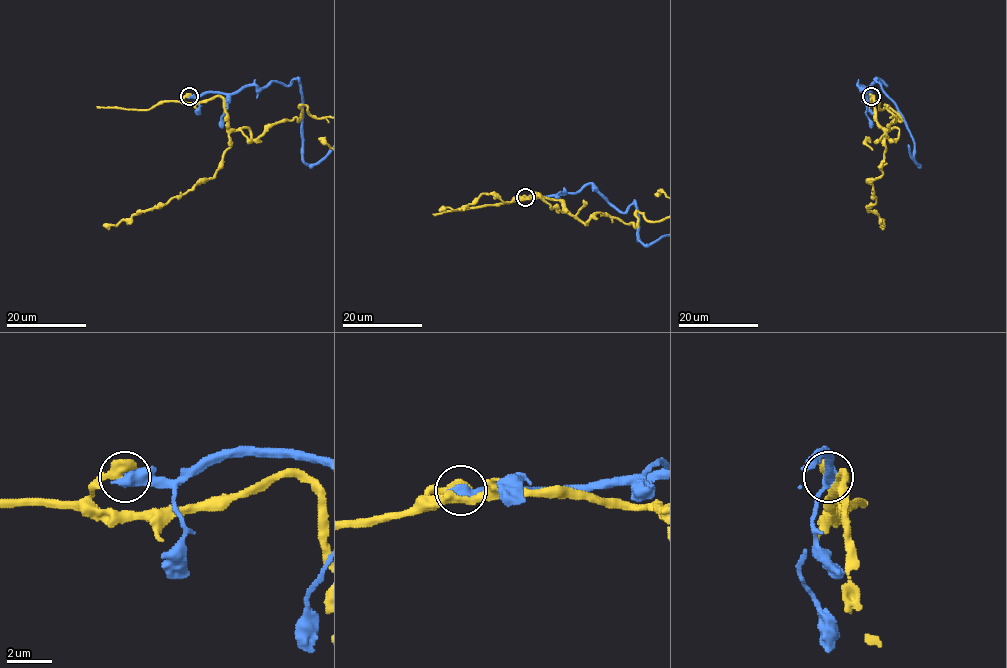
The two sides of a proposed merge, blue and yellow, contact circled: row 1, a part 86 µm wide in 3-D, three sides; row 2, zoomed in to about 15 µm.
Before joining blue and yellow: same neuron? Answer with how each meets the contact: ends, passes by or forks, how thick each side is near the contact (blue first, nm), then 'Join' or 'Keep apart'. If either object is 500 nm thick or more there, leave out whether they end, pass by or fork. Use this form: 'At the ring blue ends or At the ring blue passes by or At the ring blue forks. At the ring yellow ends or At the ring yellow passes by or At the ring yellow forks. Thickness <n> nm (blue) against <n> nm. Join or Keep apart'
Thickness 600 nm (blue) against 550 nm. Keep apart

